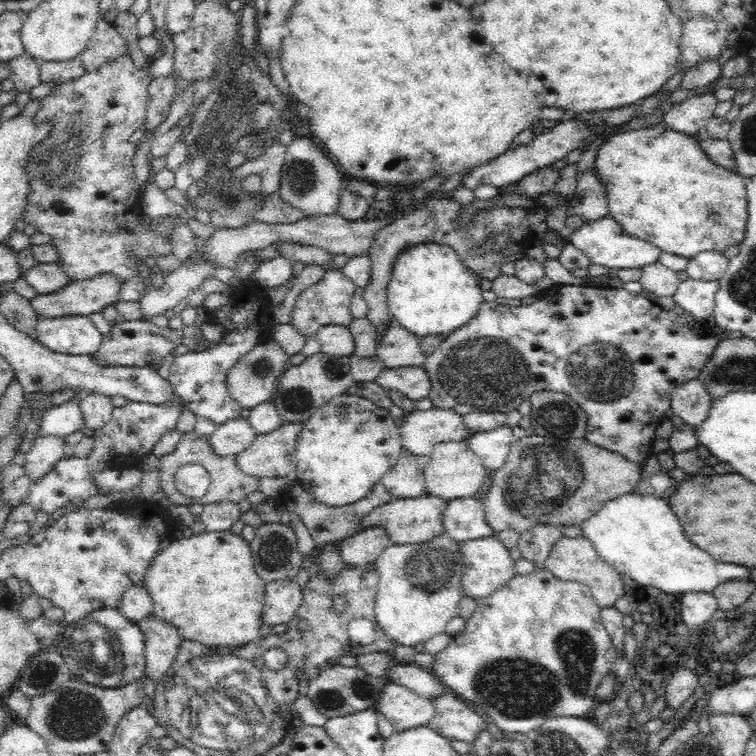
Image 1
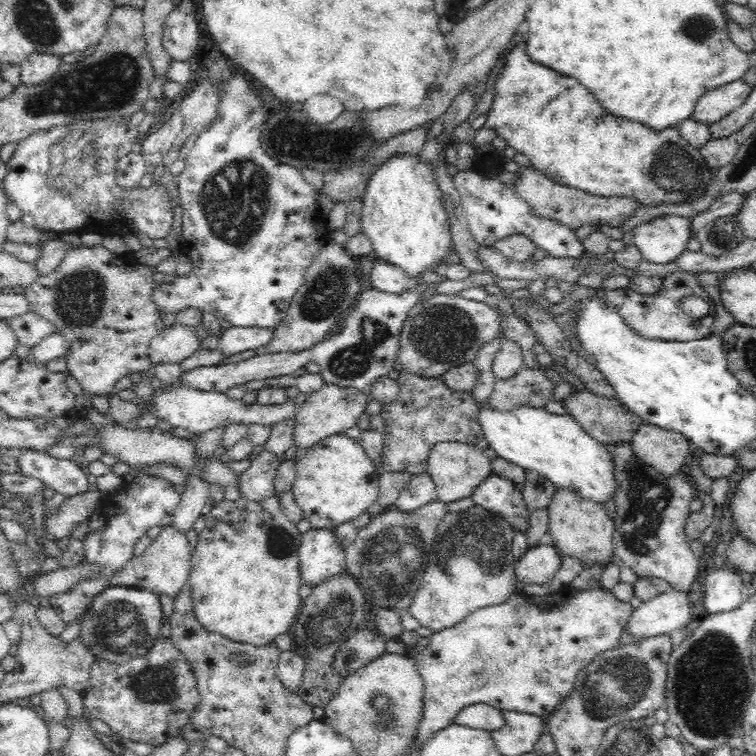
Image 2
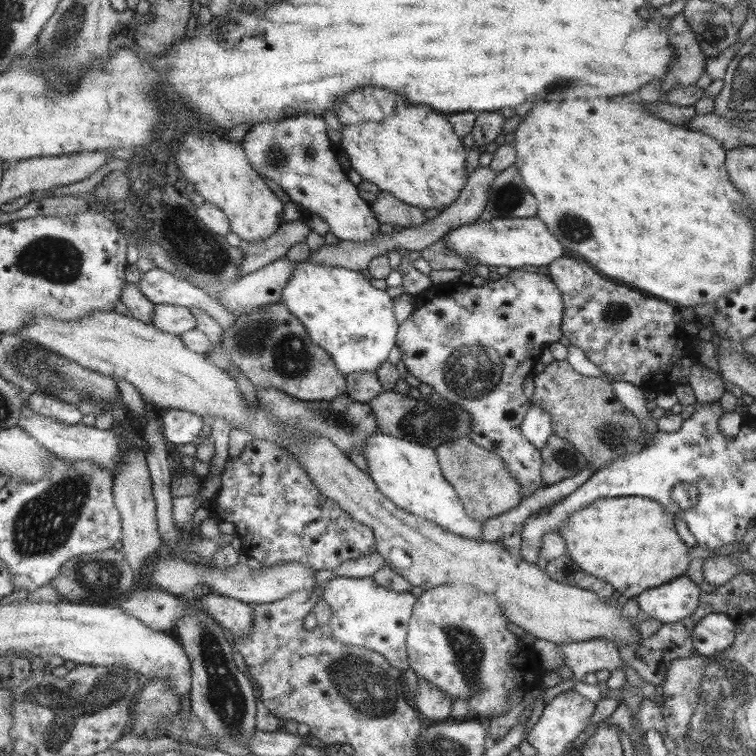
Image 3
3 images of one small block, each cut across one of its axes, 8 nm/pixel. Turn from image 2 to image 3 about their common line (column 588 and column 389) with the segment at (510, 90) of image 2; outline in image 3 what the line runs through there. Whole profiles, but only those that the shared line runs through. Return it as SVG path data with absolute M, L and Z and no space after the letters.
M355 88L347 100L338 96L333 104L338 123L341 125L339 147L348 156L349 164L361 180L375 184L380 191L388 192L403 204L419 209L443 210L455 202L459 190L465 186L465 150L461 138L451 129L446 116L435 113L429 106L409 106L403 104L401 96L387 92L383 88Z

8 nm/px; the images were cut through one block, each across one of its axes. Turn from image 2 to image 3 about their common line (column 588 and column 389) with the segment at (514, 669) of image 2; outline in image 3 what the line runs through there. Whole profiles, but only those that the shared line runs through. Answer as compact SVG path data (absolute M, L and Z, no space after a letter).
M334 577L323 583L322 593L319 596L331 609L331 618L327 625L332 630L332 637L346 645L359 645L371 649L384 656L385 660L398 671L408 668L406 657L406 632L410 616L413 614L414 603L417 597L407 591L395 592L377 585L372 577L347 578Z

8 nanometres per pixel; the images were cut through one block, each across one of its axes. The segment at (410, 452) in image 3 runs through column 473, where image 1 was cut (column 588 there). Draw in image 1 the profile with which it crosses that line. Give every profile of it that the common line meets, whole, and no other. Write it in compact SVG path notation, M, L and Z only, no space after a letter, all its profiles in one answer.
M643 492L641 496L632 493L624 493L608 500L600 509L597 510L588 520L581 522L583 528L583 536L591 541L592 547L600 556L600 559L612 565L619 574L630 576L634 582L640 587L658 588L666 594L710 592L713 593L720 584L726 582L751 582L751 569L738 564L722 564L716 562L712 556L708 556L704 550L692 546L686 536L683 535L683 528L678 524L678 518L671 511L670 505L665 499L654 498L647 492Z

